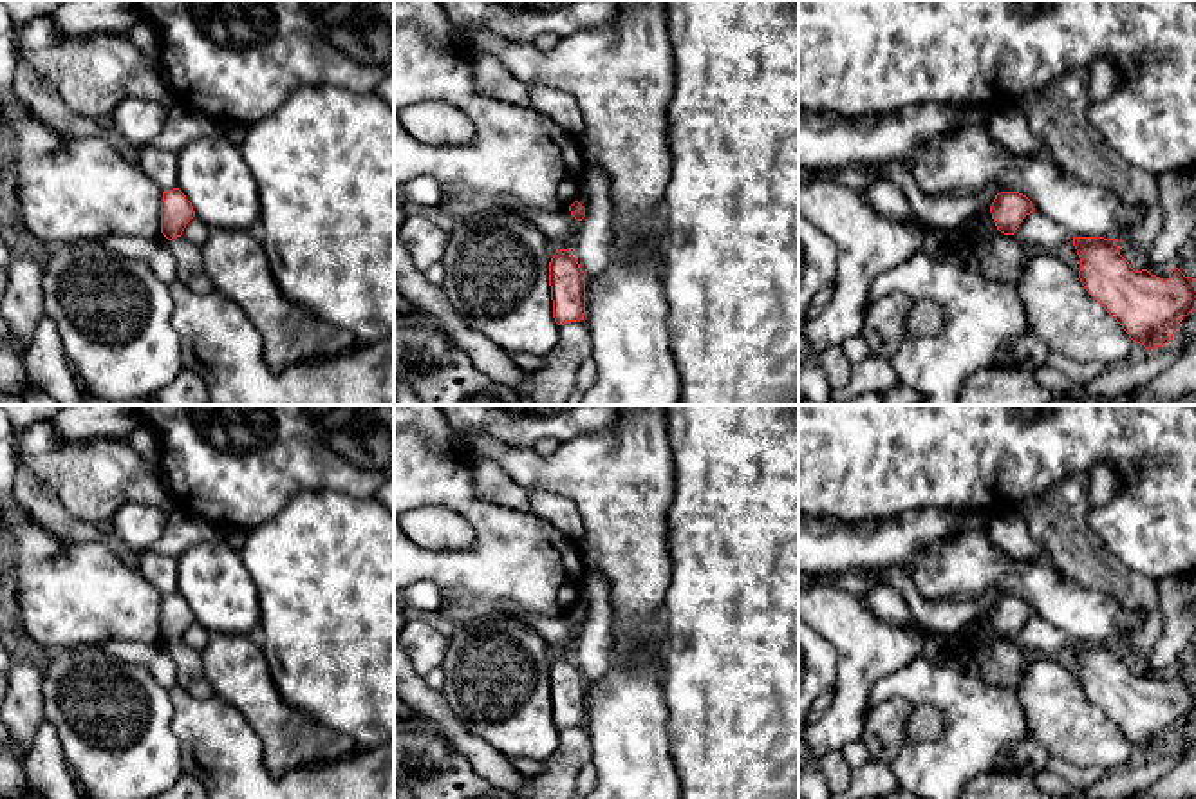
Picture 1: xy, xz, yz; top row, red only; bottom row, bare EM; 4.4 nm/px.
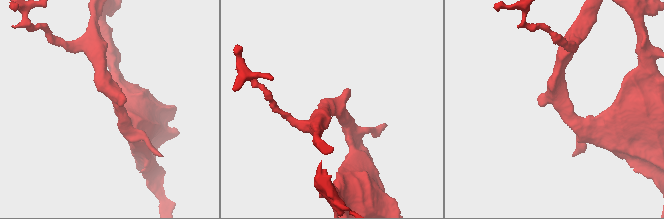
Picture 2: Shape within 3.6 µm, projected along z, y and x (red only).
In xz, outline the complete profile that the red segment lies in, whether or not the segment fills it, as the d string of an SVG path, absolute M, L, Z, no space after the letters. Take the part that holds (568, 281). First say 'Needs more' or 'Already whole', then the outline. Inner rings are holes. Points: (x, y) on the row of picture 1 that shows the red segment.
Already whole. M560 249L549 262L553 318L558 325L584 320L585 273L569 249Z

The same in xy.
Already whole. M179 188L163 192L161 233L168 240L181 237L193 217L193 206Z

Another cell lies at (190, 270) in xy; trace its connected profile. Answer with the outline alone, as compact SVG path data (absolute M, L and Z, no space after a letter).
M182 235L170 240L170 249L177 262L177 282L195 293L217 291L202 264L202 249L188 242Z

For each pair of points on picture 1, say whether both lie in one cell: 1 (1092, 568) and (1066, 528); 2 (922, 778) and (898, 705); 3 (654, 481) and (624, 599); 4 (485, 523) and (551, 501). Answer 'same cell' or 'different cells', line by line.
1: same cell
2: different cells
3: same cell
4: different cells

